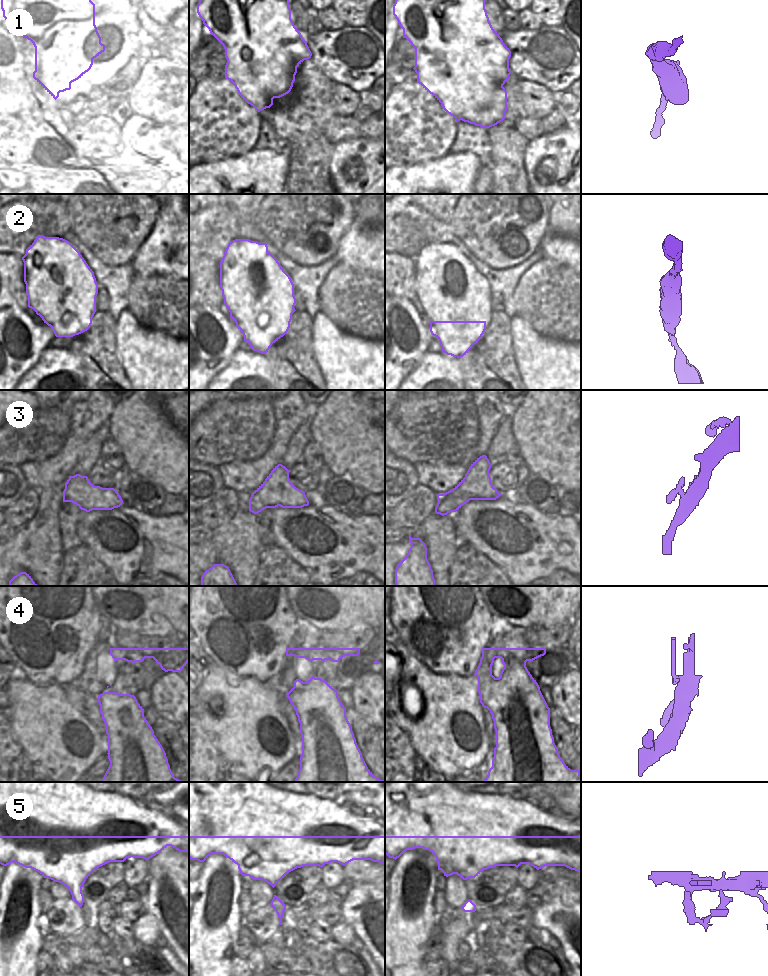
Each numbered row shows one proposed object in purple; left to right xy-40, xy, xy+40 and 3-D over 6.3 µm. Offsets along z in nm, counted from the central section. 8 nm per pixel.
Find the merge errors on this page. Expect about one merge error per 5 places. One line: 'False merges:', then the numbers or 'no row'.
False merges: no row

